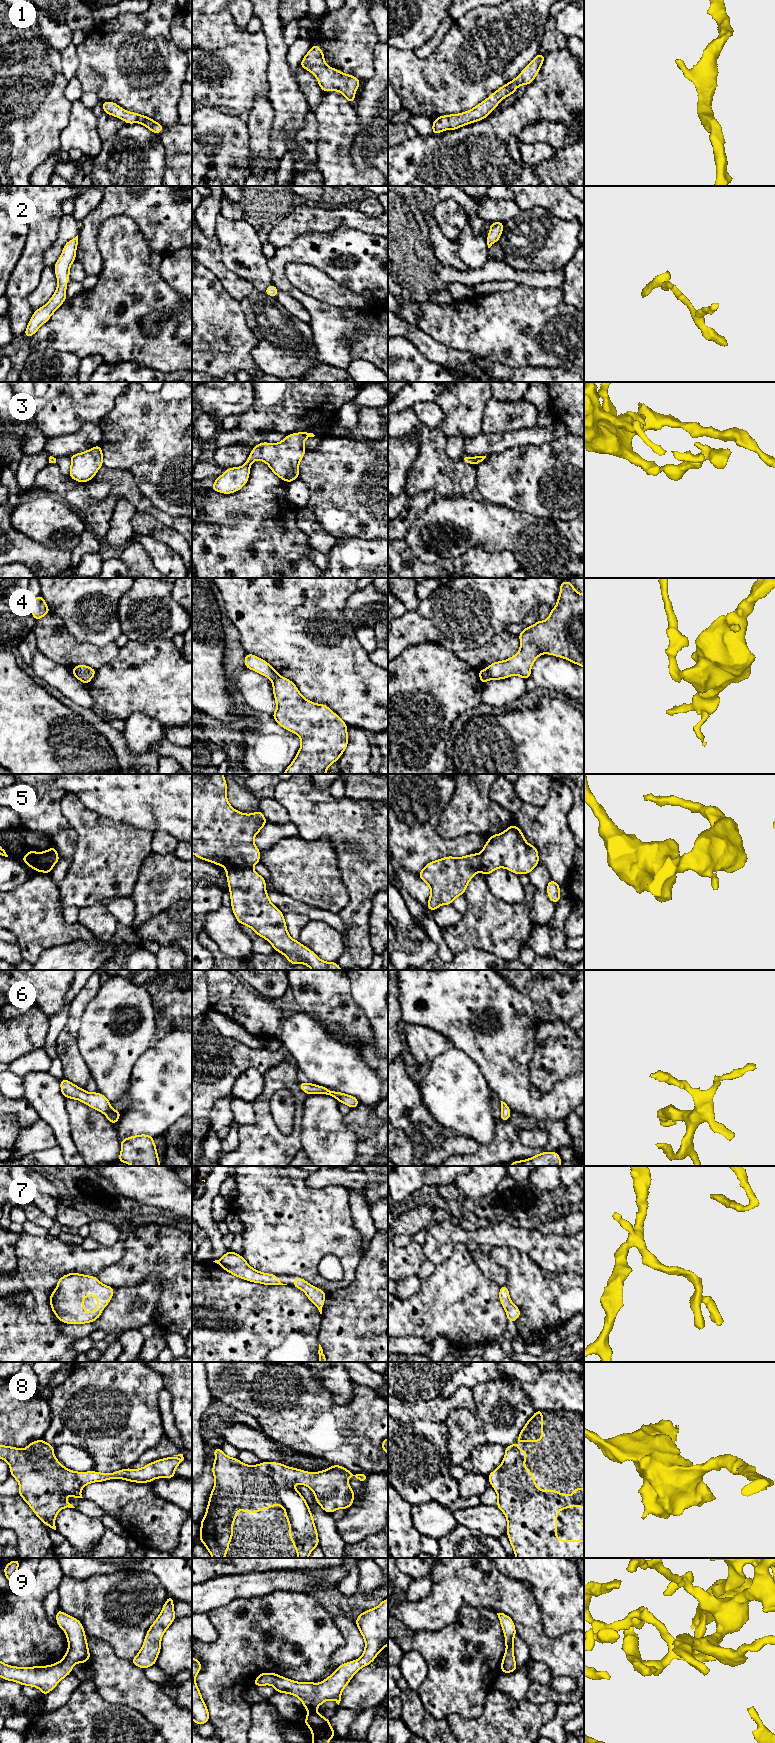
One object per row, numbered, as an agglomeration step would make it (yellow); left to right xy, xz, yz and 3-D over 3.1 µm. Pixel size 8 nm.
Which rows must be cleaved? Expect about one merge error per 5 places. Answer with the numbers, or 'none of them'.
4, 5

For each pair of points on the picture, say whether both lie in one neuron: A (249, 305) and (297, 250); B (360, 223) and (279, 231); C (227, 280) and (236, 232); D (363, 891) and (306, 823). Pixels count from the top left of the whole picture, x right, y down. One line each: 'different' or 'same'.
A: different
B: same
C: different
D: same

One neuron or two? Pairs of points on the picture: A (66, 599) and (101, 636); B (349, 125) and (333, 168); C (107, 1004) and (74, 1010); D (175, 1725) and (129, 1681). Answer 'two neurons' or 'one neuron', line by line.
A: one neuron
B: one neuron
C: two neurons
D: one neuron

